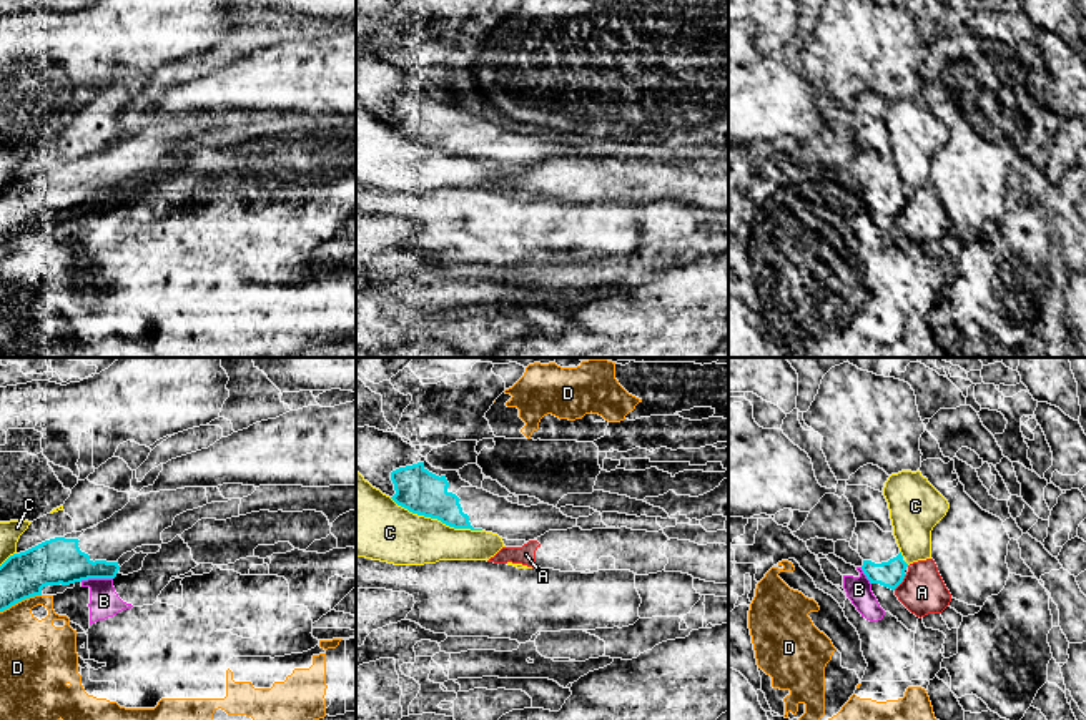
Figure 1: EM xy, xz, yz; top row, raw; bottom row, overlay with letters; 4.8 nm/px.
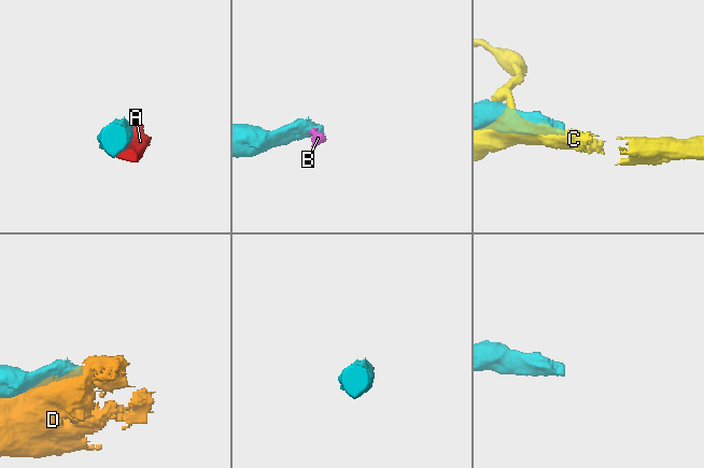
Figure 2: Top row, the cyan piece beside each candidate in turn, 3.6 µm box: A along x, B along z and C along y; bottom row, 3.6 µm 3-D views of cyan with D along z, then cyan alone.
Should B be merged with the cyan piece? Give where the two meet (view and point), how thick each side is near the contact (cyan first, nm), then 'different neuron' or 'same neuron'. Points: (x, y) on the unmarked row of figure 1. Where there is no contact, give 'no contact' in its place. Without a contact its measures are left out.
meets cyan in xy at (95, 205); 220 nm thick on the cyan side, 140 nm on the other; different neuron

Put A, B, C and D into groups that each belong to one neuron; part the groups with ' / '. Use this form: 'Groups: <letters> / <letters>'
Groups: A / B D / C

